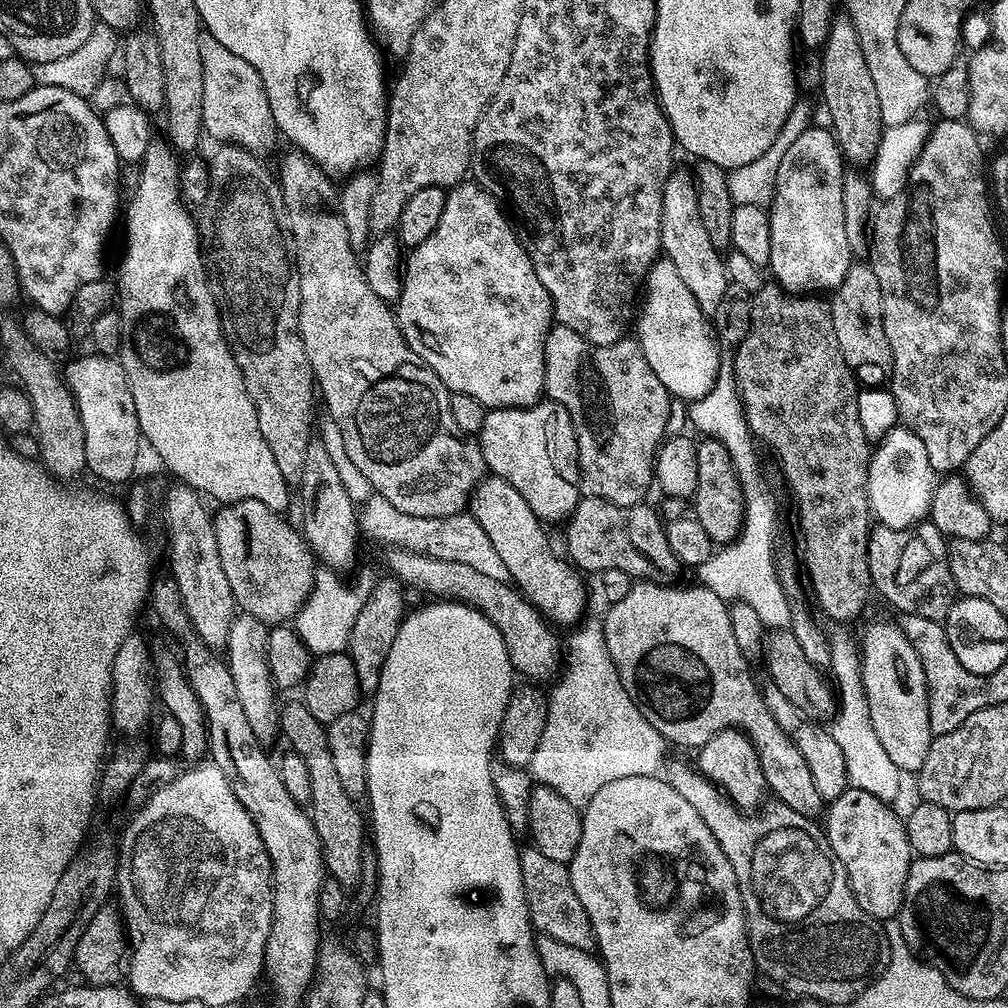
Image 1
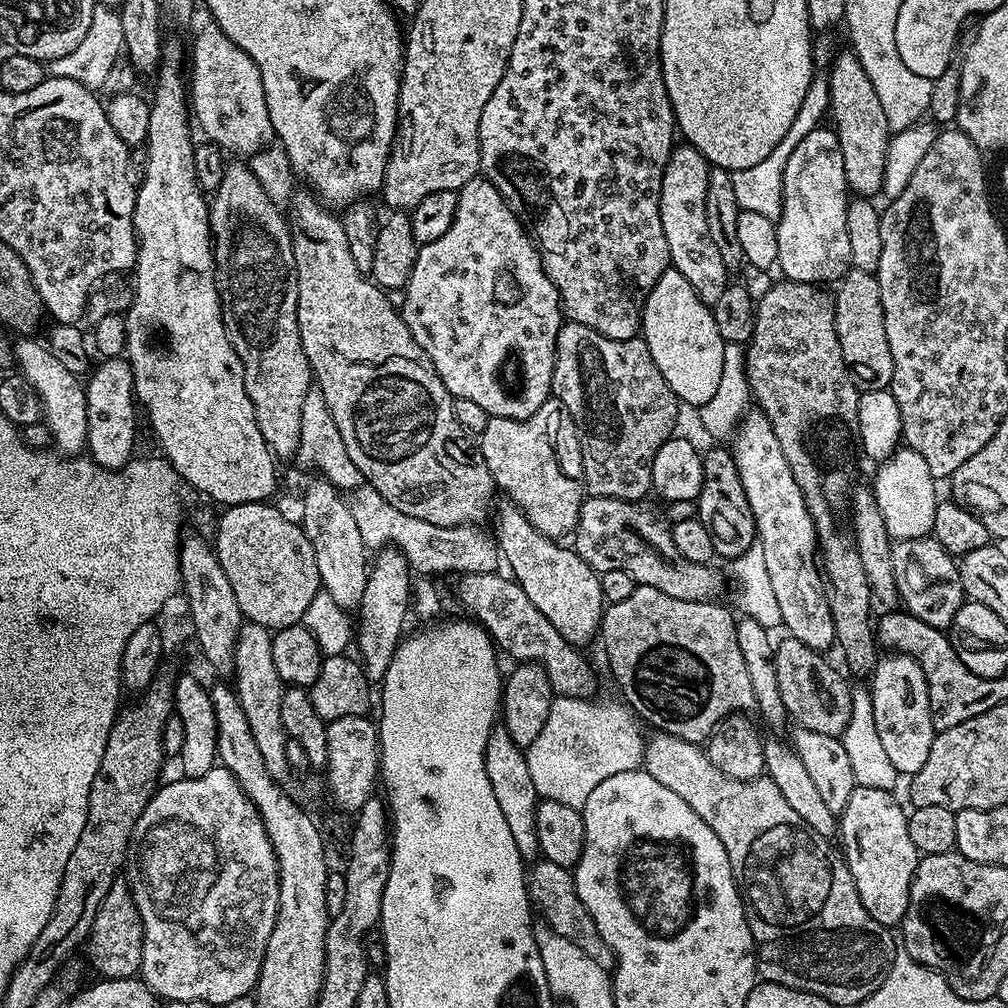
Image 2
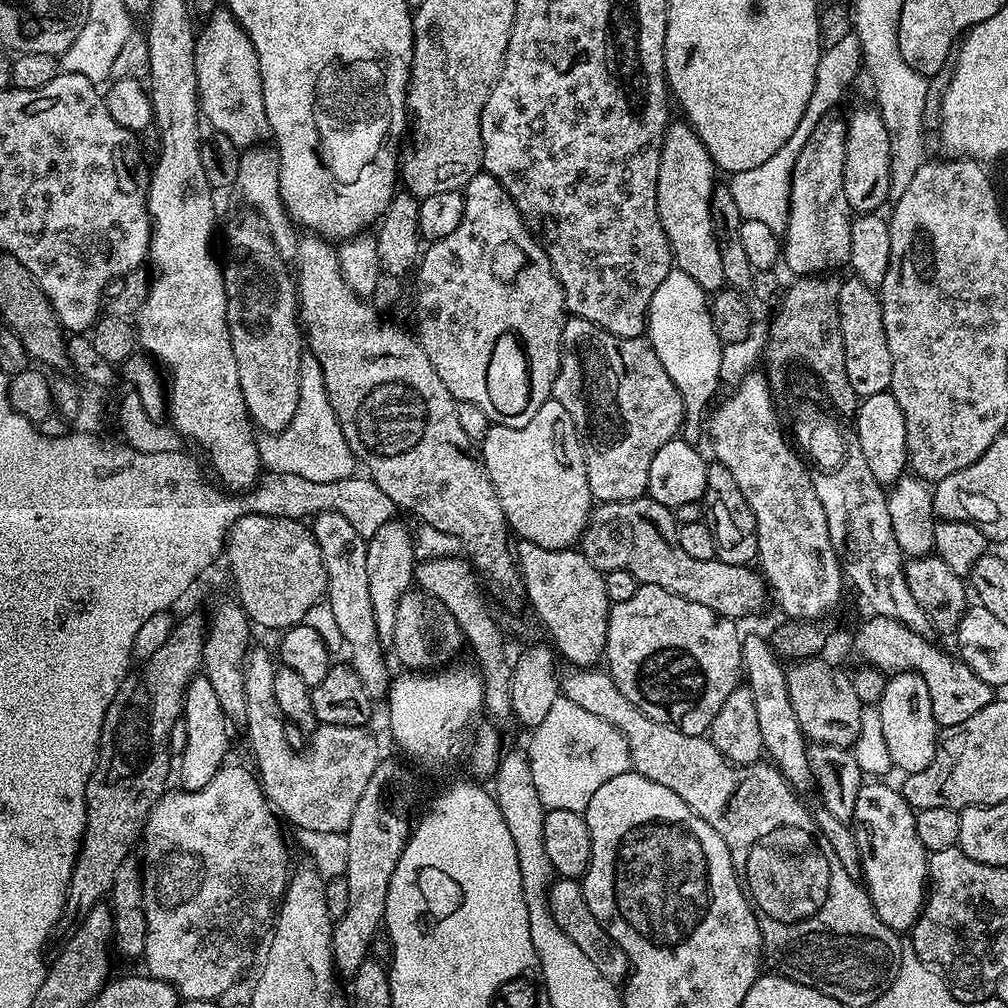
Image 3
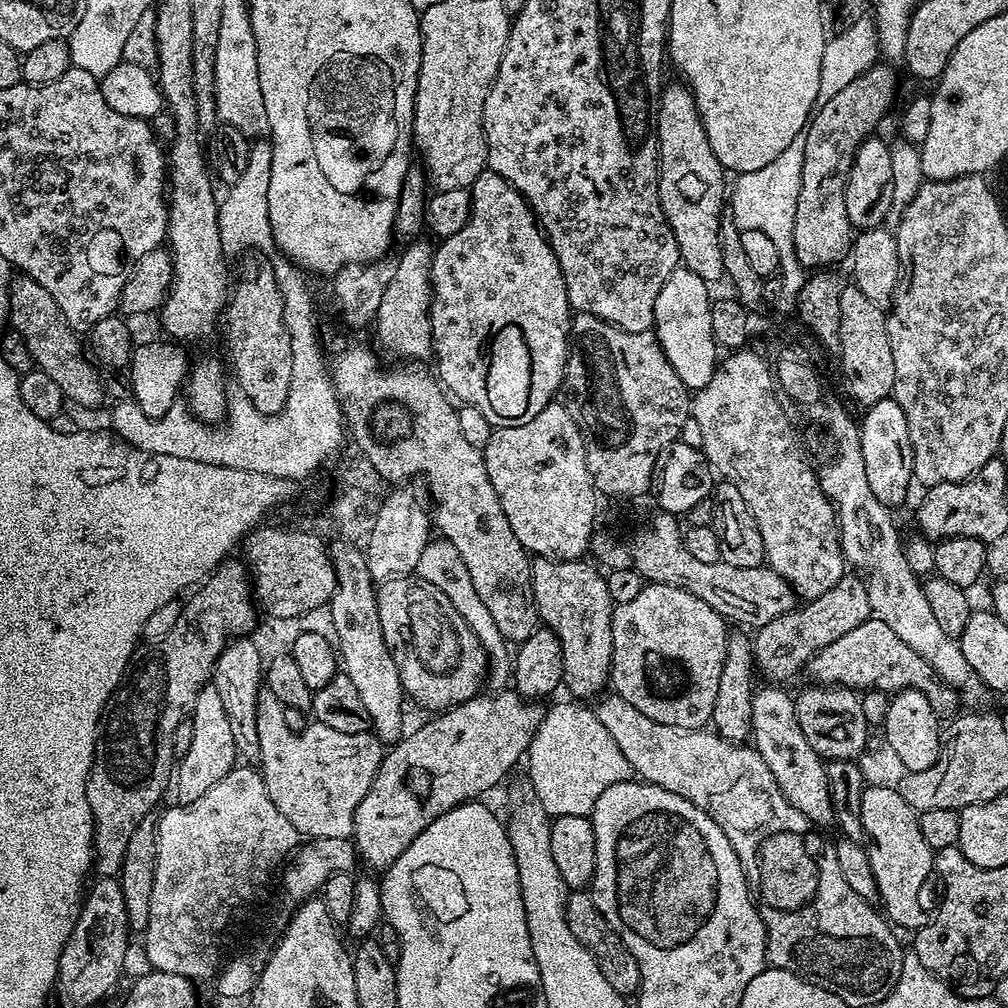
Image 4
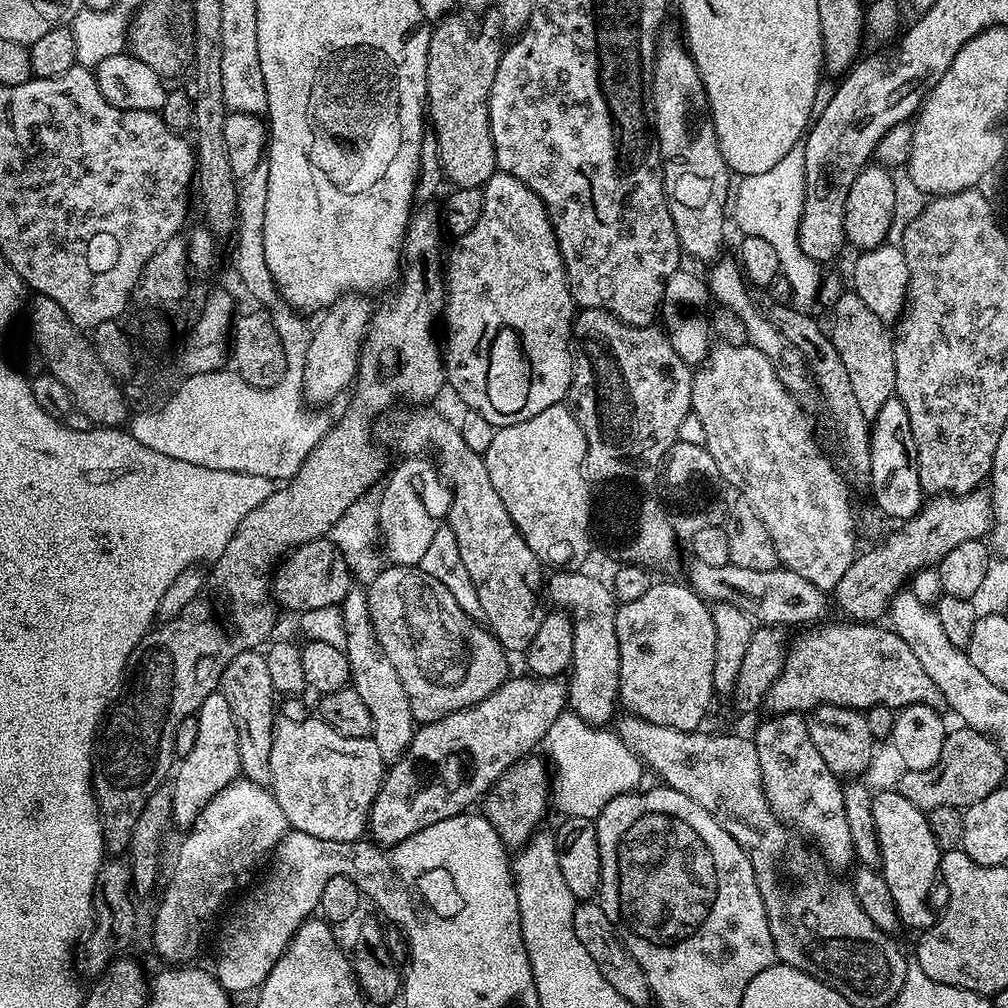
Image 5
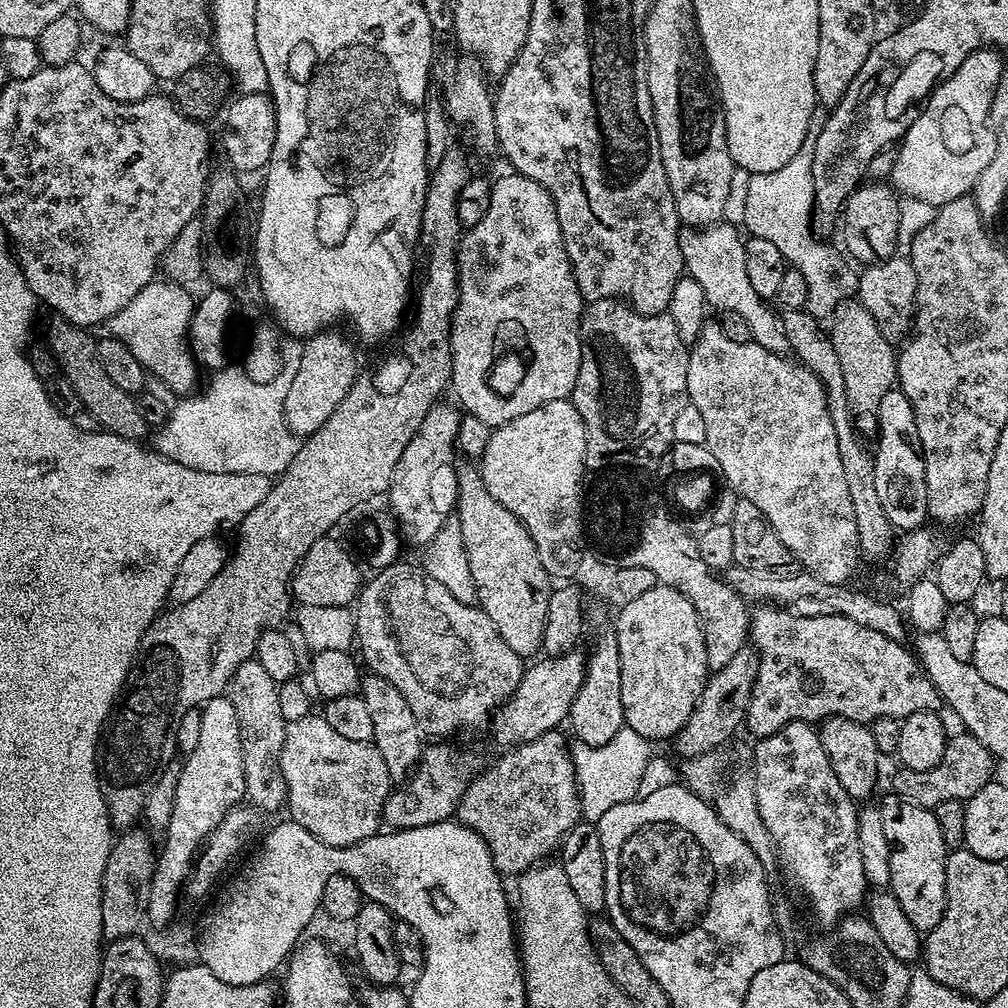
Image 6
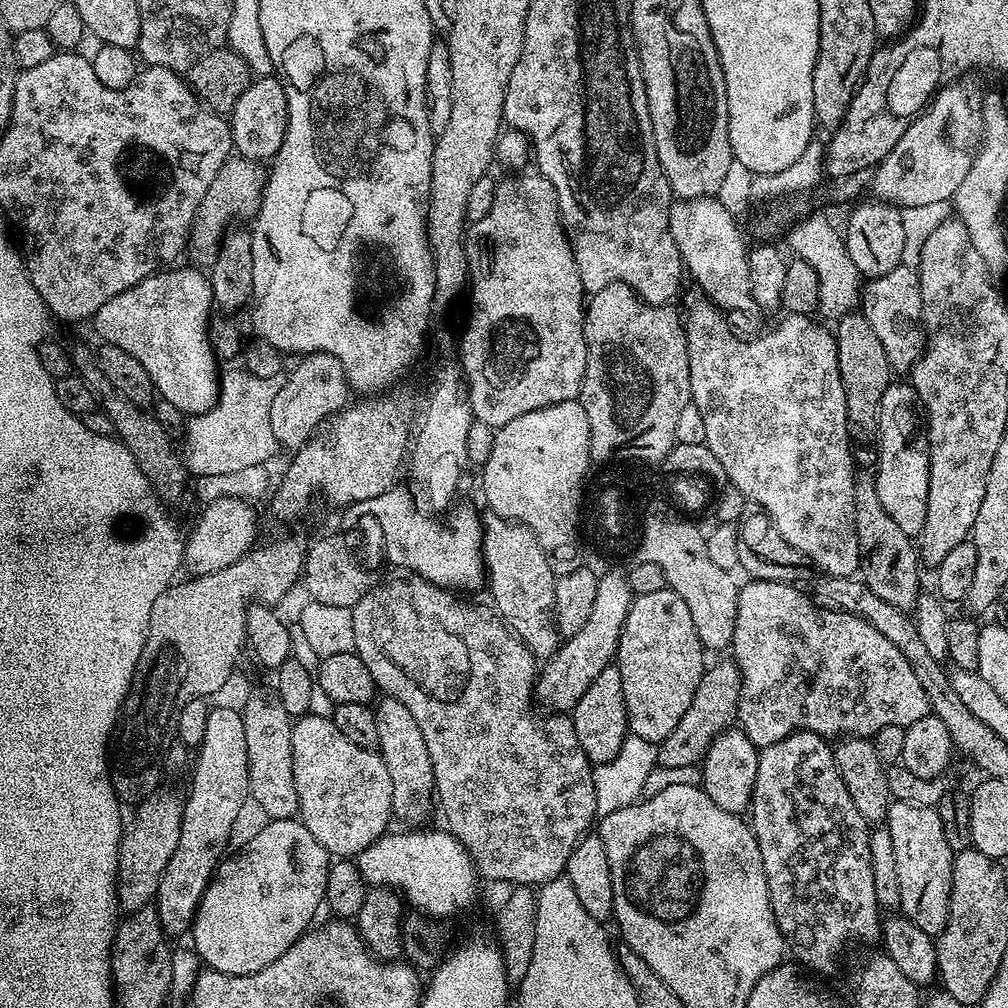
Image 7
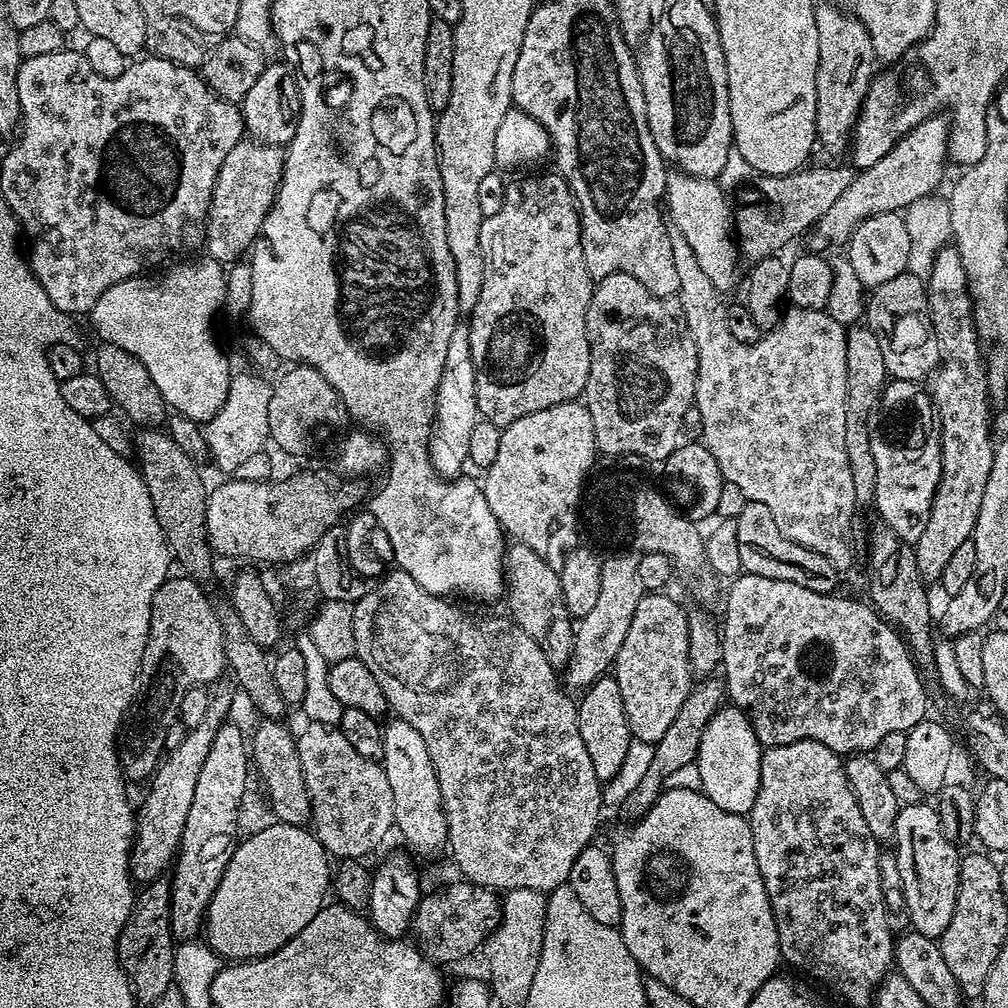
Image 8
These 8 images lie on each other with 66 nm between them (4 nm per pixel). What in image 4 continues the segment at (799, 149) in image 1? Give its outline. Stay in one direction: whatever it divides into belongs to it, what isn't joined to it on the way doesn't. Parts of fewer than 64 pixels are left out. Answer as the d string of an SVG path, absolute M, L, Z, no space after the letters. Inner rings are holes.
M874 66L863 72L850 86L845 86L830 102L819 105L809 119L806 131L806 154L802 158L802 190L798 190L798 214L794 214L794 254L806 270L824 270L836 266L839 260L849 259L854 229L846 218L846 182L850 174L852 159L856 157L863 140L869 139L872 132L884 120L884 115L896 100L896 76L888 68Z

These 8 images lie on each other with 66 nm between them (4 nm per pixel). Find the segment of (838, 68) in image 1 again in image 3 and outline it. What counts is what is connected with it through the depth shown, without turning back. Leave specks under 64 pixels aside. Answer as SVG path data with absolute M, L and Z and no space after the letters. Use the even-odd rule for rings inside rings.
M875 107L856 108L846 116L848 133L846 134L846 166L844 167L844 193L849 209L856 214L876 214L881 211L884 203L889 203L892 194L892 175L890 162L890 134L886 134L886 126L882 122L879 111Z

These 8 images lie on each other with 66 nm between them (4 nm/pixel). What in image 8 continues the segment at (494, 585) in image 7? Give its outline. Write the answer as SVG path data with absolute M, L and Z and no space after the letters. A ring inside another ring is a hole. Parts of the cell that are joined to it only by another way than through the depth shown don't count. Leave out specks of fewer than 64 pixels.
M519 542L507 545L504 553L504 583L506 585L506 601L511 619L530 638L546 642L553 653L567 654L572 651L574 620L568 615L566 602L562 598L562 582L559 571L547 564L543 556L534 554L530 546Z

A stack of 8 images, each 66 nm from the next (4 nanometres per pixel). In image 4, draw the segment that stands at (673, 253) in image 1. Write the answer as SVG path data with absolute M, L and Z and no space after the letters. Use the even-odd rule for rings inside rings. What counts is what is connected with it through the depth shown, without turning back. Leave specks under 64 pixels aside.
M679 83L670 85L668 89L665 87L659 93L658 107L654 112L656 141L660 144L660 205L666 214L666 222L672 228L674 242L678 242L683 267L694 270L698 278L715 282L725 275L722 246L719 244L719 226L721 215L726 208L726 180L724 184L726 170L718 162L714 150L710 150L710 142L706 138L706 130L702 126L700 111L692 96L691 88L687 83Z

